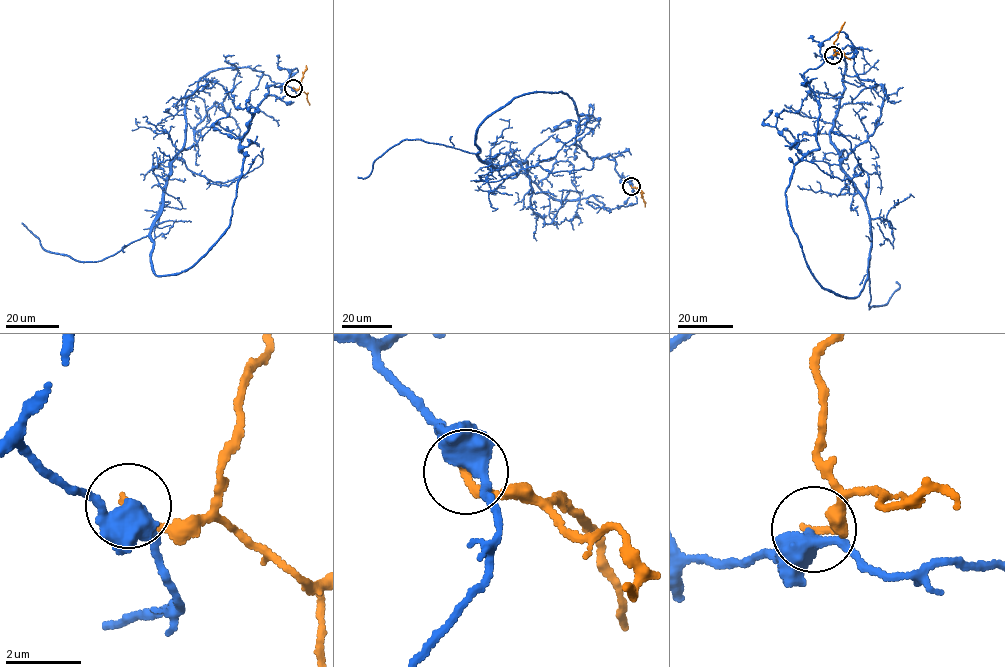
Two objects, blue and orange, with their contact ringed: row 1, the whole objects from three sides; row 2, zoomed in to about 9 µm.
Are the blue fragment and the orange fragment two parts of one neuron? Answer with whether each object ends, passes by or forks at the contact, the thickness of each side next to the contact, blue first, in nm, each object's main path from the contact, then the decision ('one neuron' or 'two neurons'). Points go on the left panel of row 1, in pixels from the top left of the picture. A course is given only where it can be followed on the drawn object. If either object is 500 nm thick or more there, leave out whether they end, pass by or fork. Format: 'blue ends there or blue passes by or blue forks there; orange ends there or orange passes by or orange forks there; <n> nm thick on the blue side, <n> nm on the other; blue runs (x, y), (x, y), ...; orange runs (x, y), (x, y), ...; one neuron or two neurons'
blue passes by; orange ends there; 460 nm thick on the blue side, 240 nm on the other; blue runs (293, 88), (296, 68), (282, 83), (244, 67), (199, 80), (159, 218), (115, 254), (49, 252), (22, 222); orange runs (293, 88), (300, 86), (306, 65); two neurons

